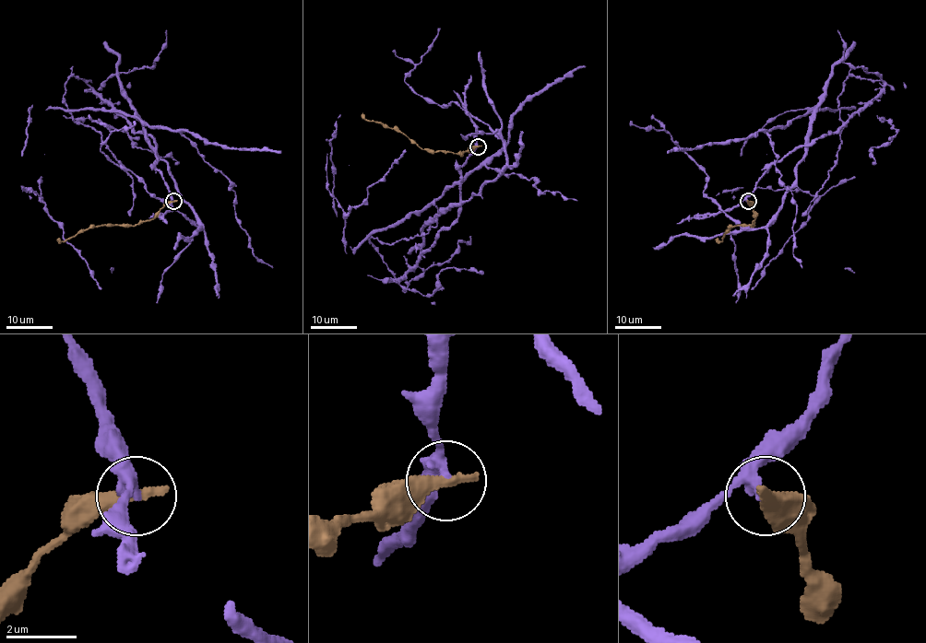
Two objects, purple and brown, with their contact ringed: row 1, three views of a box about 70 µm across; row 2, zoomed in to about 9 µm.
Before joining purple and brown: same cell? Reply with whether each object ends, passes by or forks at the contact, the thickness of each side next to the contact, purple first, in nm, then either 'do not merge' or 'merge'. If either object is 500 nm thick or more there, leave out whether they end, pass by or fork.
purple passes by; brown ends there; 280 nm thick on the purple side, 440 nm on the other; merge

